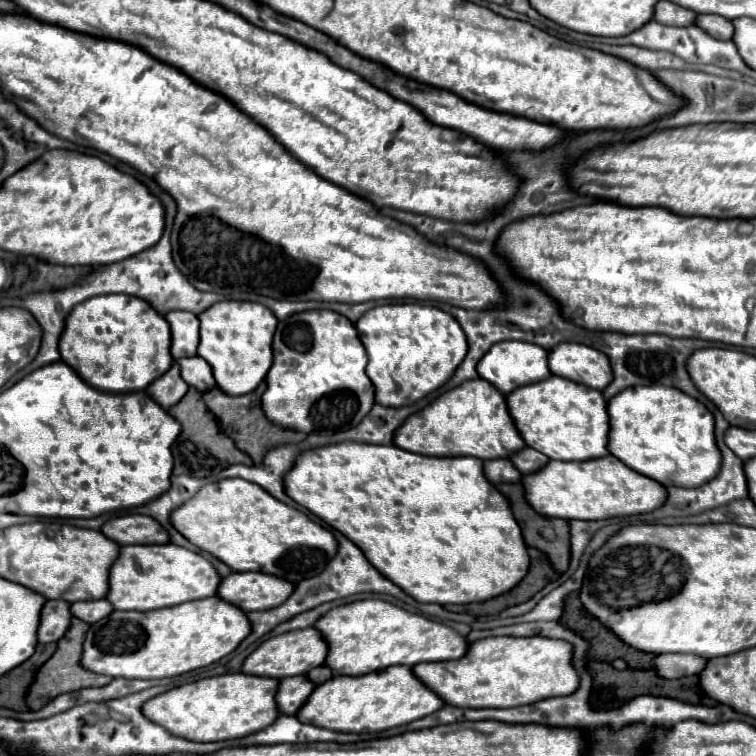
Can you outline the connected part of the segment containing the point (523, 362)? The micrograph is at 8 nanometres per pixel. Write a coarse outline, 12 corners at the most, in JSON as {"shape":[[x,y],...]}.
{"shape":[[501,341],[477,365],[497,391],[551,375],[547,351],[525,341]]}

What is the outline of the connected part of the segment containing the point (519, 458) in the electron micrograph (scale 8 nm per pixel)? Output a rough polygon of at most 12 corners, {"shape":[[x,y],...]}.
{"shape":[[529,447],[513,453],[511,459],[525,475],[549,461]]}

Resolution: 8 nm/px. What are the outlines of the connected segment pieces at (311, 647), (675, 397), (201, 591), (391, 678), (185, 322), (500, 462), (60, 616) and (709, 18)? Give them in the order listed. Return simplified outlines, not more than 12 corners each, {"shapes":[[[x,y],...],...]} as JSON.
{"shapes":[[[313,627],[263,641],[241,665],[283,679],[323,665],[327,643]],[[663,385],[609,401],[609,453],[669,487],[721,465],[713,415]],[[127,545],[109,571],[115,611],[213,597],[221,577],[185,547]],[[389,667],[331,677],[313,689],[301,723],[377,733],[443,701]],[[189,311],[165,315],[173,359],[197,355],[199,319]],[[509,459],[483,461],[487,481],[519,481],[521,473]],[[67,601],[41,609],[39,643],[59,641],[69,627]],[[697,15],[695,25],[717,39],[733,37],[731,21],[721,15]]]}

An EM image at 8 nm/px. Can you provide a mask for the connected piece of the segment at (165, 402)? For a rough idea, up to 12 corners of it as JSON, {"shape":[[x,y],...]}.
{"shape":[[173,365],[145,393],[163,409],[171,409],[189,385]]}

